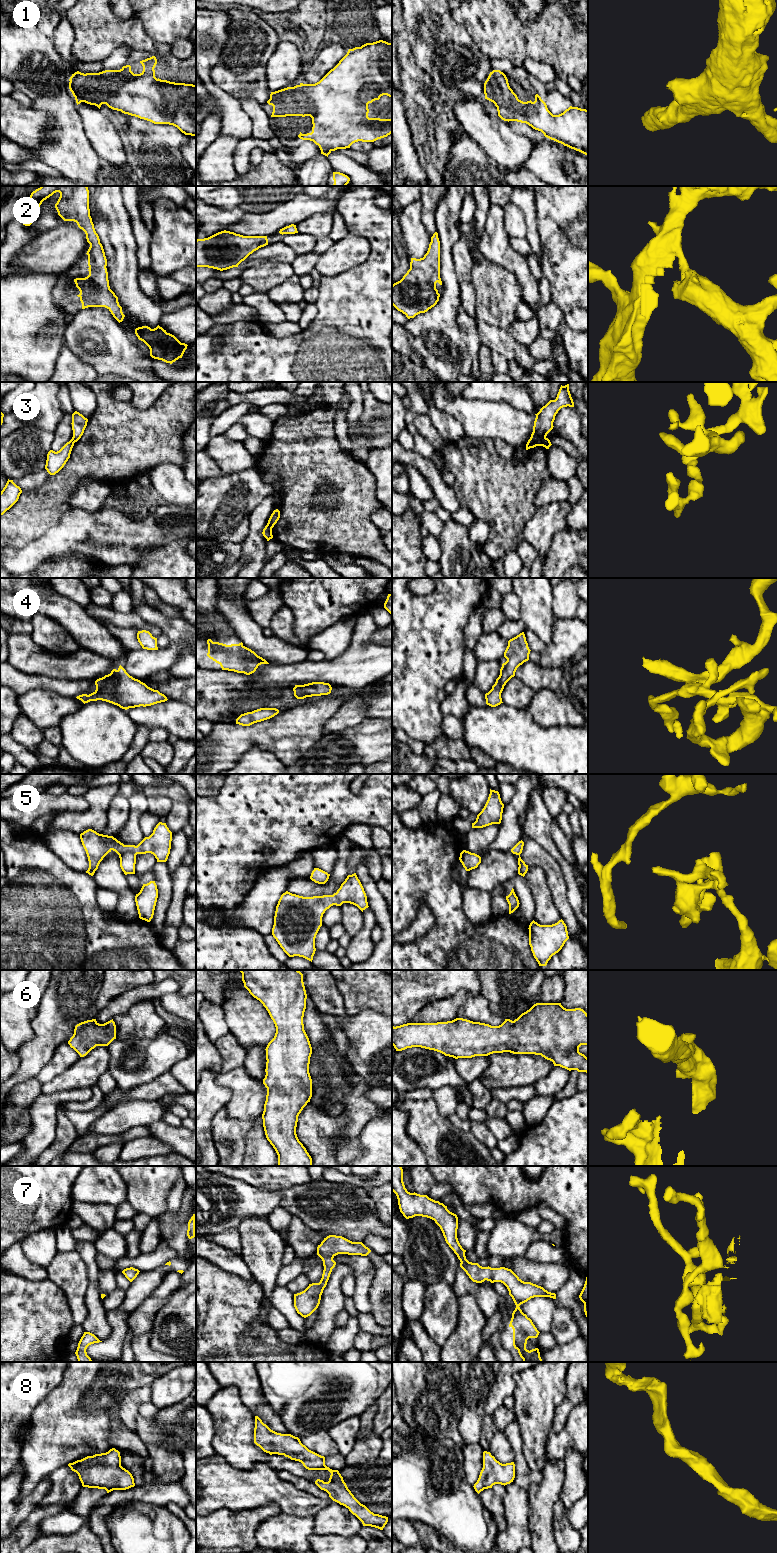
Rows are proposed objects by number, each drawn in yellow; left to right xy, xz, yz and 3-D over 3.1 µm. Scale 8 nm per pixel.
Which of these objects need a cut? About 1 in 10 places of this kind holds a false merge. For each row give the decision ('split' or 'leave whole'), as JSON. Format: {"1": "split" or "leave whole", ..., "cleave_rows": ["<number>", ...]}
{"1": "leave whole", "2": "leave whole", "3": "split", "4": "leave whole", "5": "leave whole", "6": "leave whole", "7": "leave whole", "8": "leave whole", "cleave_rows": ["3"]}

